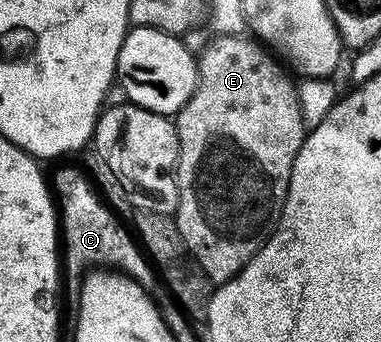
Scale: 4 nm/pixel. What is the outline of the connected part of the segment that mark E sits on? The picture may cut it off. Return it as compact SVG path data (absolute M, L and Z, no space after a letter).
M244 34L217 35L207 43L197 59L195 89L175 116L179 137L177 228L190 255L214 285L236 277L277 228L291 169L307 134L294 76L256 38L245 38Z

